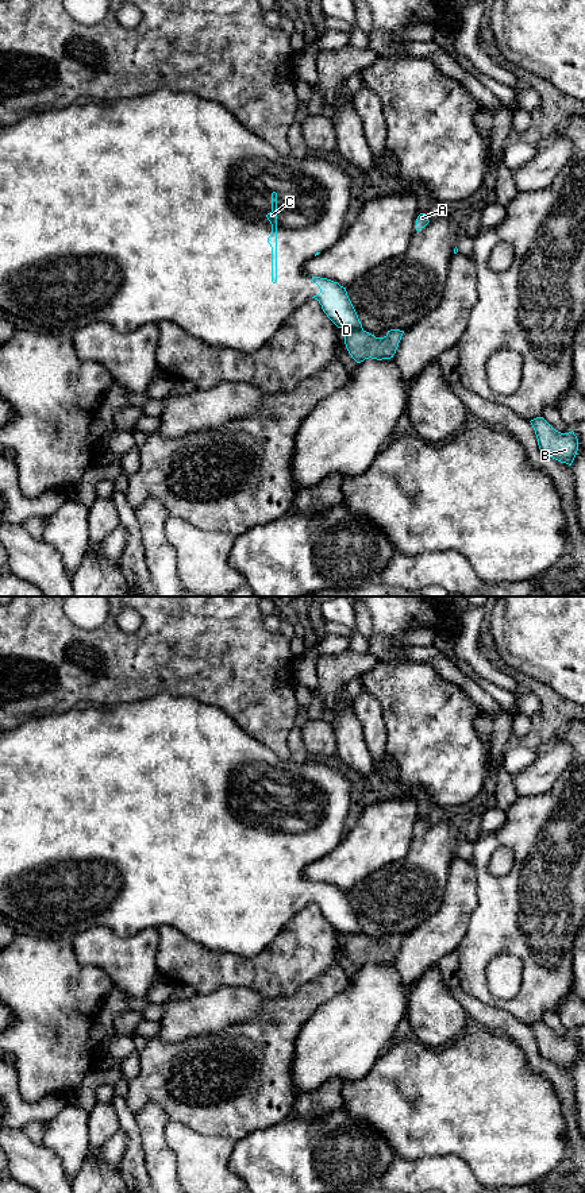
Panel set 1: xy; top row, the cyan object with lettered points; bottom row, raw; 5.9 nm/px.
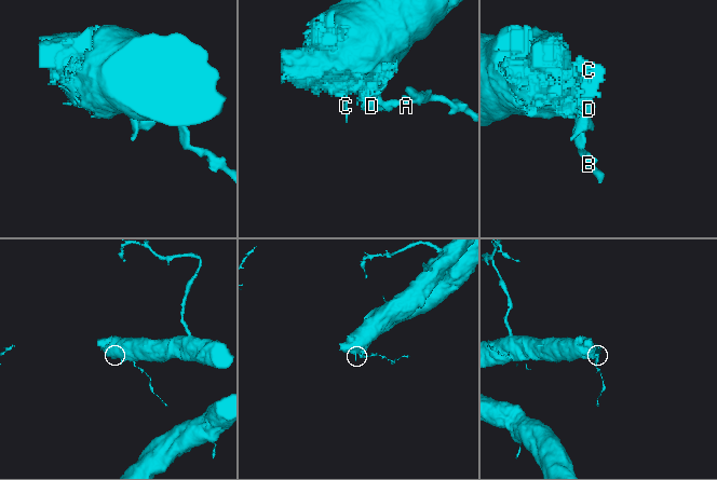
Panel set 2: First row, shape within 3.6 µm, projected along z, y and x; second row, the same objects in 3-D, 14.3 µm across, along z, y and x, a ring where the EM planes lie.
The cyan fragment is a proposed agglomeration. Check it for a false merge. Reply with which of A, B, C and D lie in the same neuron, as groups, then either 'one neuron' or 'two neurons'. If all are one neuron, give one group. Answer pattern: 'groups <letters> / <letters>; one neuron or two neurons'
groups A B / C D; two neurons

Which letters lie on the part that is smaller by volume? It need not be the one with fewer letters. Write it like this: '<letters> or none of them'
A, B

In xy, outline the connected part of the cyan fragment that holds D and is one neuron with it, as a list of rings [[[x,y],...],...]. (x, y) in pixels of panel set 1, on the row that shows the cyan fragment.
[[[312,277],[311,281],[320,289],[312,298],[319,301],[323,312],[338,328],[363,329],[346,287],[320,277]]]

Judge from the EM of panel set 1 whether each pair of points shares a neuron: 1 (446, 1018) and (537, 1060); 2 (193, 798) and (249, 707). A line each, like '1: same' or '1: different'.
1: different
2: different

